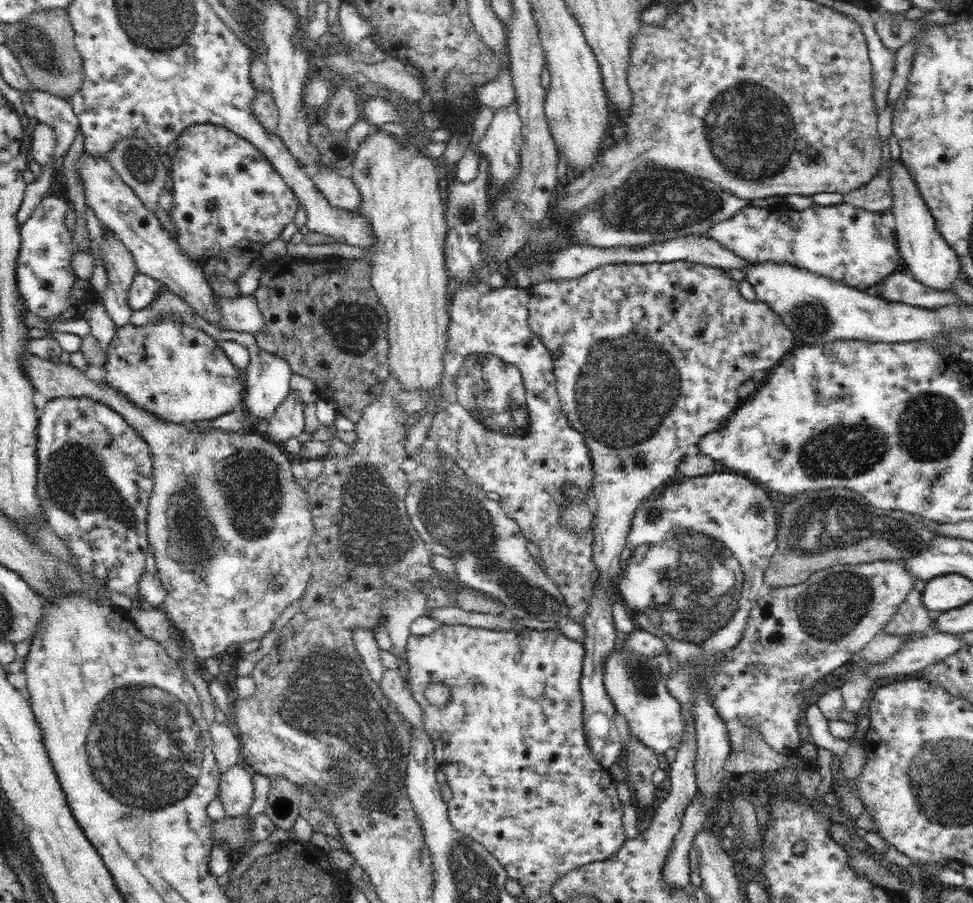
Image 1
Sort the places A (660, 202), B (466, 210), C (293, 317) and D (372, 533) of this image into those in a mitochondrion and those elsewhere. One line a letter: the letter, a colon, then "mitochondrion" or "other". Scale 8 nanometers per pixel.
A: mitochondrion
B: mitochondrion
C: other
D: mitochondrion

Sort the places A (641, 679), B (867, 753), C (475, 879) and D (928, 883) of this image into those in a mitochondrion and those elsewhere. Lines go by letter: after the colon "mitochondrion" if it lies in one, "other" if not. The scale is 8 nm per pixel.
A: mitochondrion
B: other
C: mitochondrion
D: other

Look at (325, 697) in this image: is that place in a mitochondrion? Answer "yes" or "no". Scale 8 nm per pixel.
yes

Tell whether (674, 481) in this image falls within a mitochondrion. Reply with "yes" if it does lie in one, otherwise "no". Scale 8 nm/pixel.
no

